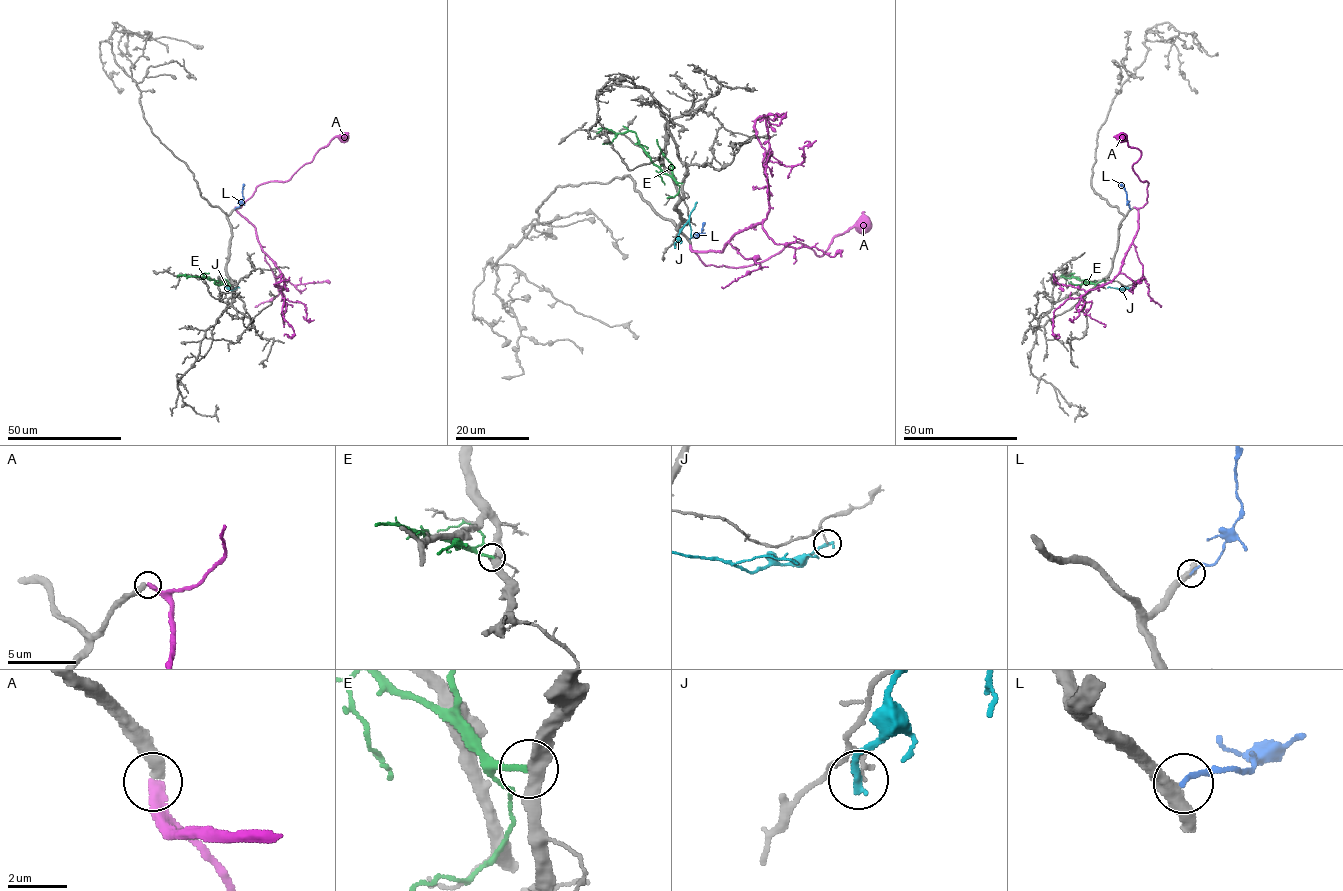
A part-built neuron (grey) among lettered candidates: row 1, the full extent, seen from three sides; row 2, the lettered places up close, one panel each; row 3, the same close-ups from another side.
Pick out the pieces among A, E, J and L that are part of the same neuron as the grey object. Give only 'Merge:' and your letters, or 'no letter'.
Merge: A, L

